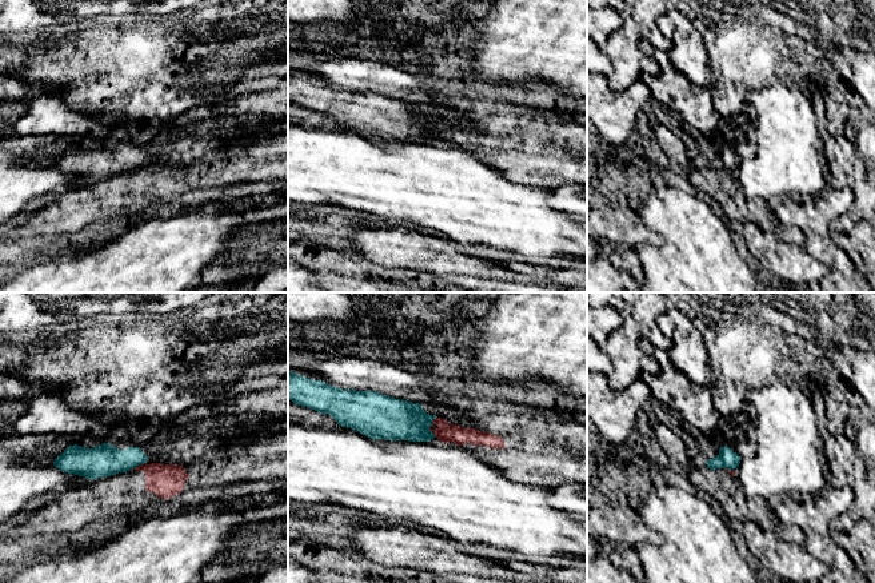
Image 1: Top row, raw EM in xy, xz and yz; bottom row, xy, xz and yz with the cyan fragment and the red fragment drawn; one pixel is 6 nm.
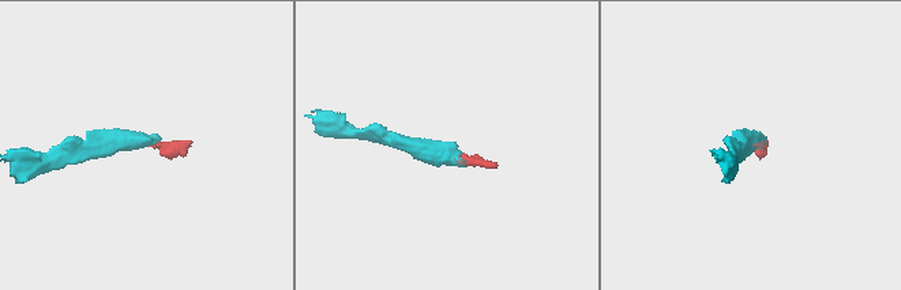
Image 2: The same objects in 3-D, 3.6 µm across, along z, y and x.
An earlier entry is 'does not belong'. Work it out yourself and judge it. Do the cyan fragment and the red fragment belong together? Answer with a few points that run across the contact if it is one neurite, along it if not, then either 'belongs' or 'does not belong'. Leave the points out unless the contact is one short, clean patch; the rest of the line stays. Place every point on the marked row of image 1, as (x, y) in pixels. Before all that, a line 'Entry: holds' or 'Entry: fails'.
Entry: holds
line xy (143, 463), (131, 470); does not belong

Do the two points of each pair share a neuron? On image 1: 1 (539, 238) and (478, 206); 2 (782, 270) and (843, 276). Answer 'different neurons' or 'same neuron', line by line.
1: same neuron
2: different neurons

